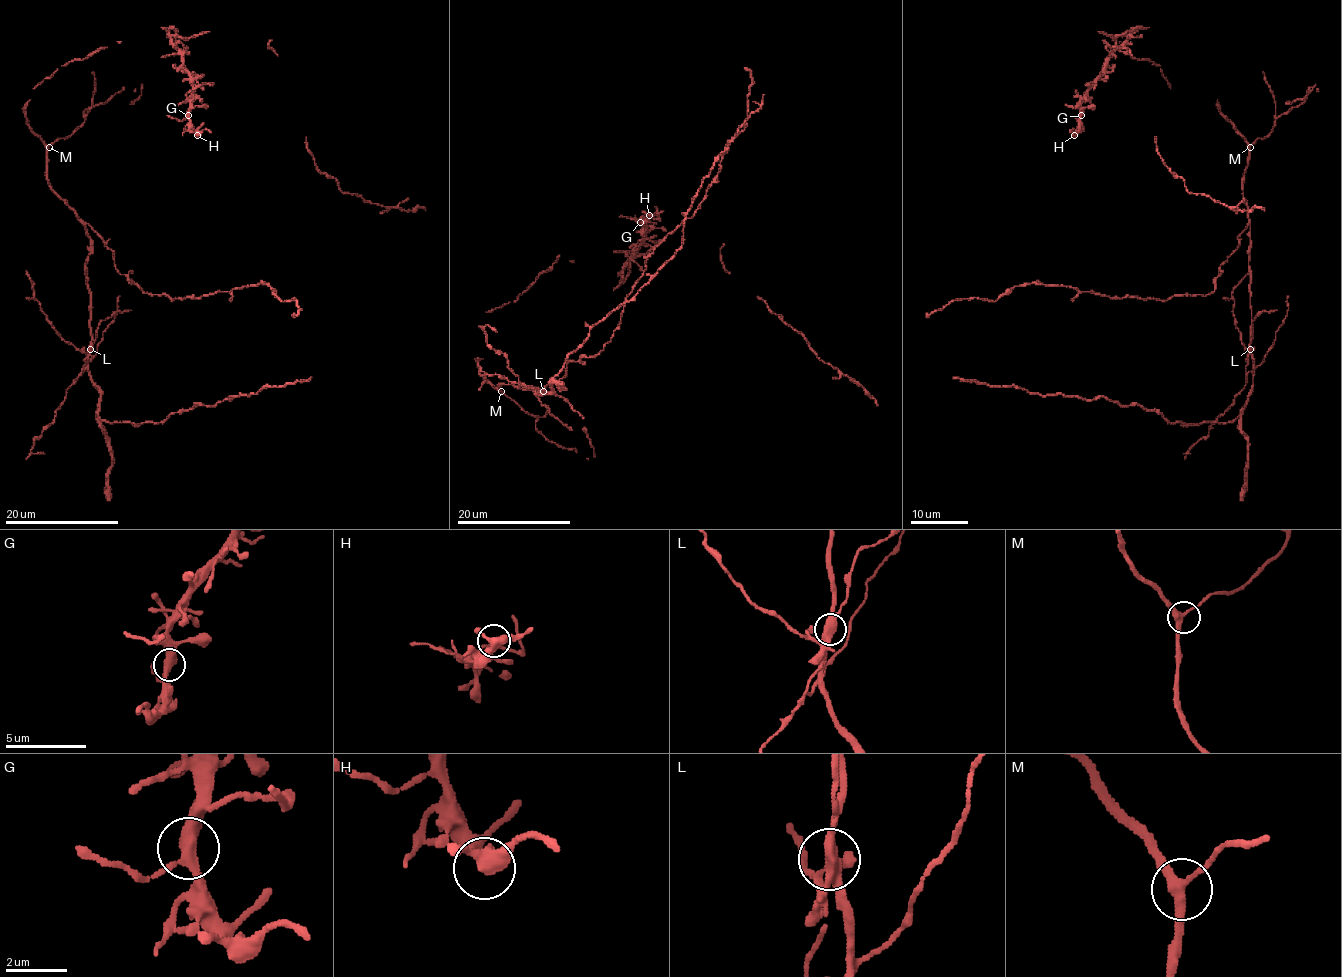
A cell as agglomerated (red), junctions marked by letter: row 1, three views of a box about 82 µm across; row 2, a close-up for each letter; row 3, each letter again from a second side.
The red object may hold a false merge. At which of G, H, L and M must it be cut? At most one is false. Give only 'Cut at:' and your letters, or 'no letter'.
Cut at: L

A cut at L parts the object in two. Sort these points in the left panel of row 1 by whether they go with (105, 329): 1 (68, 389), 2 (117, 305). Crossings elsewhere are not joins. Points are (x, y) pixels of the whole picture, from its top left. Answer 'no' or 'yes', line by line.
1: yes
2: yes

